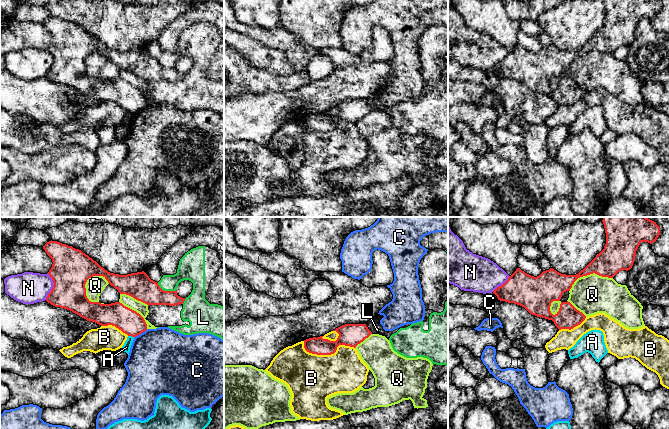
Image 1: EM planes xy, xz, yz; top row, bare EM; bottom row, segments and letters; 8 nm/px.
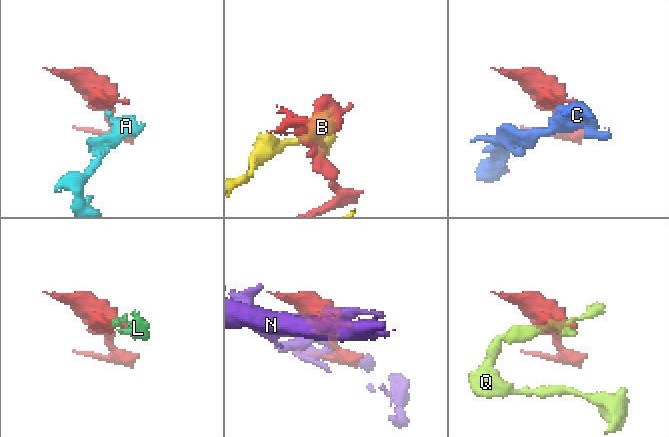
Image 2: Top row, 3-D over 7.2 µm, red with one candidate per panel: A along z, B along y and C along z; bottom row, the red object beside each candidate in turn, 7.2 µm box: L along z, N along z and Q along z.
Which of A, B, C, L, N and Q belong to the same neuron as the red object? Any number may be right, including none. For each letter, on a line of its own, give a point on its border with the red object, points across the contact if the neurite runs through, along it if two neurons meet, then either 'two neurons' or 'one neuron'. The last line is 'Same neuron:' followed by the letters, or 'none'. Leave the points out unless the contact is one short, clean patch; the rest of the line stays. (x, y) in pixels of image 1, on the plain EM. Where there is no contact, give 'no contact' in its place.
A: xy (131, 111) | along xy (128, 111), (133, 113) | two neurons
B: xz (327, 130) | two neurons
C: xy (140, 109) | along xy (147, 105), (134, 113) | two neurons
L: xy (166, 67) | two neurons
N: xy (53, 62) | two neurons
Q: xy (88, 54) | two neurons
Same neuron: none

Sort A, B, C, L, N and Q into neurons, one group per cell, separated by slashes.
A / B / C / L / N / Q

